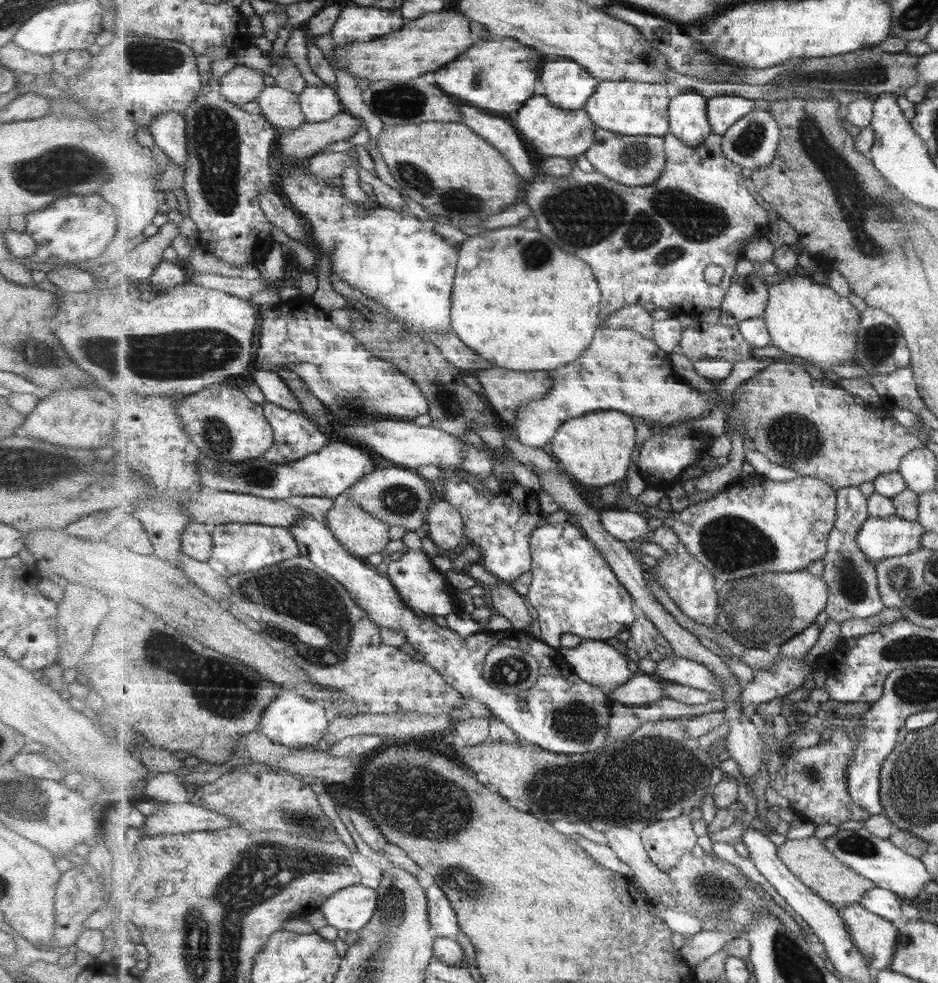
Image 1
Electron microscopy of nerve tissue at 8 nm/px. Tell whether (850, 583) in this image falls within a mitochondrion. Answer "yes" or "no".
yes

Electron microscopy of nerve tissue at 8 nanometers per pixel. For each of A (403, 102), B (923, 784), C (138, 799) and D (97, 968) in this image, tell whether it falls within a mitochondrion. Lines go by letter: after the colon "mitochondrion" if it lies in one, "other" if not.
A: mitochondrion
B: mitochondrion
C: other
D: other

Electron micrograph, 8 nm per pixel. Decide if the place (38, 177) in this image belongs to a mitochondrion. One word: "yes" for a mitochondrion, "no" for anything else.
yes

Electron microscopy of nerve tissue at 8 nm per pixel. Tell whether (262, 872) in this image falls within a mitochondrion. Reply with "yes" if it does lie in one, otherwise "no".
yes

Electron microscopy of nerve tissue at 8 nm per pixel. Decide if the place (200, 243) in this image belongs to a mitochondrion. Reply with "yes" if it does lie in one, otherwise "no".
no

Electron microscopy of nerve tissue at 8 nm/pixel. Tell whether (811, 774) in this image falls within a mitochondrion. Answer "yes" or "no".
yes

